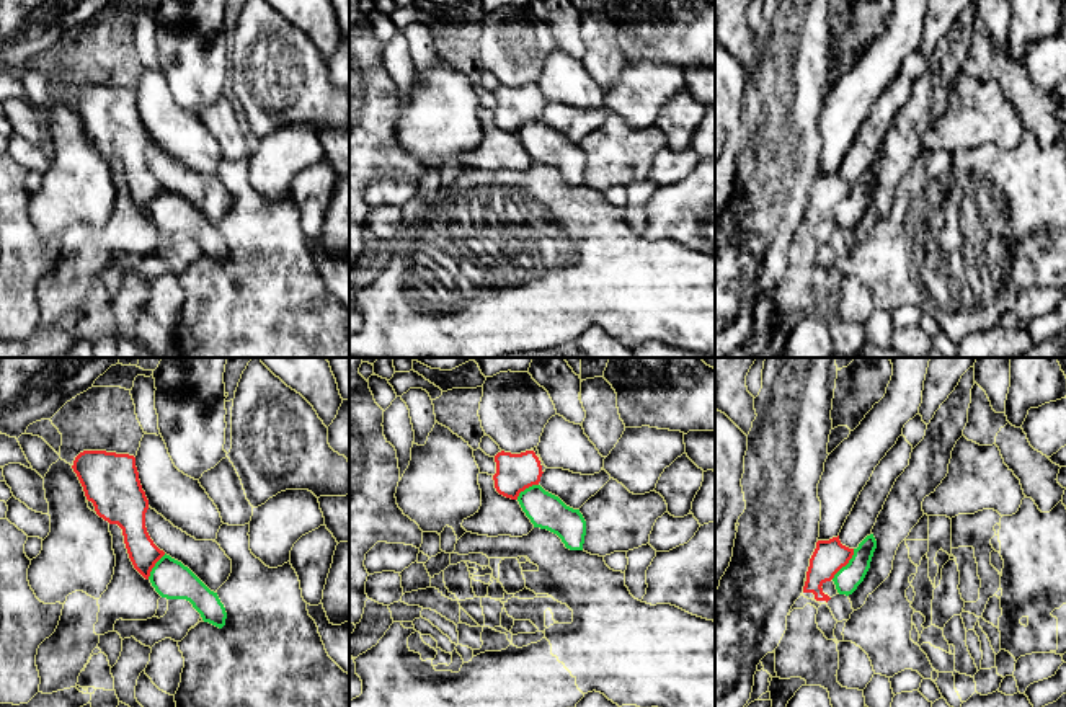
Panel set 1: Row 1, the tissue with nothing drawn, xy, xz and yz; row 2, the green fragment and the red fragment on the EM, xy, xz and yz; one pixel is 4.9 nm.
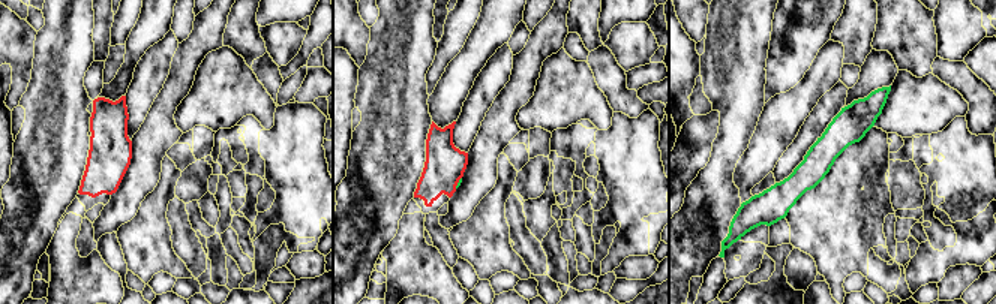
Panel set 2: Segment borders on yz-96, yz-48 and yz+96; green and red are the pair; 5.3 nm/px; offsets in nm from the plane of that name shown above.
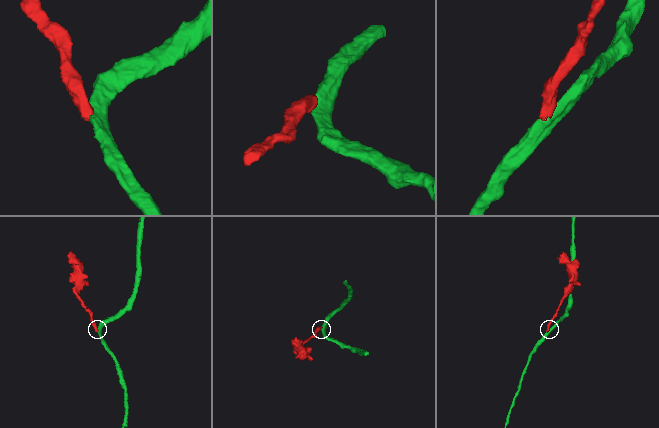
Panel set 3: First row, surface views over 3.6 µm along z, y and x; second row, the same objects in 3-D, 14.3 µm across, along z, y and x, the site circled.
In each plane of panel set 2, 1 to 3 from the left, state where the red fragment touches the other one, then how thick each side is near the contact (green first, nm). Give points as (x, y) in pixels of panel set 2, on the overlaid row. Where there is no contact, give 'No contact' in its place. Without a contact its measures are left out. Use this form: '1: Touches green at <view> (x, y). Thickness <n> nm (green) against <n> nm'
1: No contact
2: Touches green at yz-48 (458, 183). Thickness 20 nm (green) against 220 nm
3: No contact

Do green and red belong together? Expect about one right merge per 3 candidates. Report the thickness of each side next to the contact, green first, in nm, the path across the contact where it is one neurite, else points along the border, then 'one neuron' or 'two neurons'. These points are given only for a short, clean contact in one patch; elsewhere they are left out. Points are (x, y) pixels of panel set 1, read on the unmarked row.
calibres 120 and 160 nm; border yz (854, 183), (849, 195), (831, 213); two neurons

